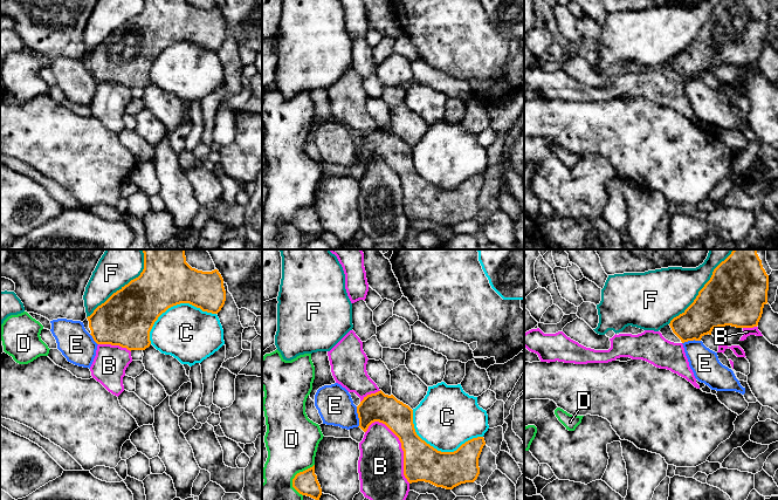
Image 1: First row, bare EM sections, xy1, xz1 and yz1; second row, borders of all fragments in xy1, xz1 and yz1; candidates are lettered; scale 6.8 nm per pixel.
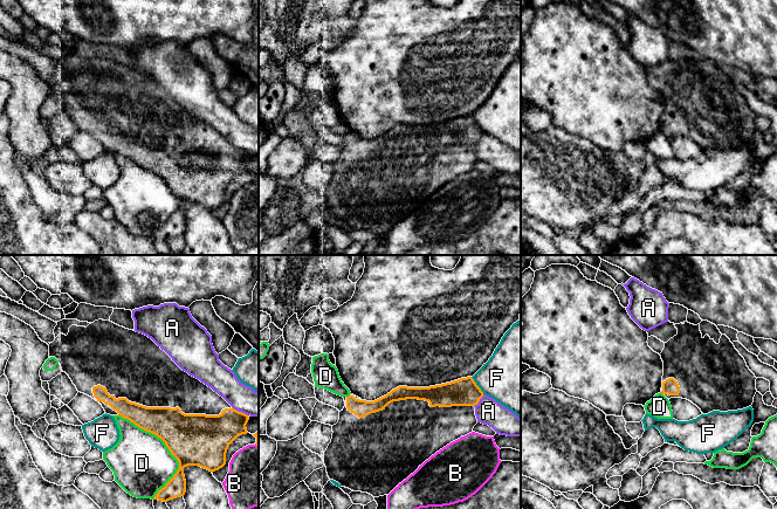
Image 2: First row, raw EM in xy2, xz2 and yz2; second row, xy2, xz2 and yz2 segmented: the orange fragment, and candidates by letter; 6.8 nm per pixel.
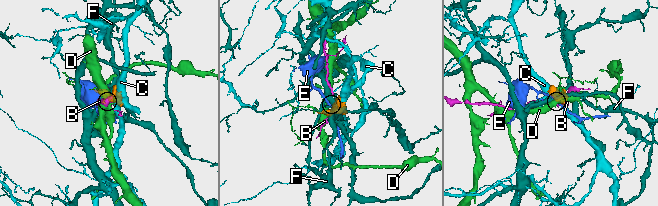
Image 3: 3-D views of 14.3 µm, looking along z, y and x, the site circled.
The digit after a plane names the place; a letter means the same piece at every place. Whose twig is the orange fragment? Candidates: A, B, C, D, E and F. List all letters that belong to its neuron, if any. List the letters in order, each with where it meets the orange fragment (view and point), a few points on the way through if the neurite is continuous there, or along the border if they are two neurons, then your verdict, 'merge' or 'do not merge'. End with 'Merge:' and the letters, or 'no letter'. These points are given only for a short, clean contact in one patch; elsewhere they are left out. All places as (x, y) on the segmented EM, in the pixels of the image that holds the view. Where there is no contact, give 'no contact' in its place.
A: xy2 (240, 412) | do not merge
B: xz1 (401, 447) | do not merge
C: xz1 (436, 450) | do not merge
D: xy2 (167, 447) | do not merge
E: xz1 (358, 417) | along xz1 (356, 406), (358, 426) | do not merge
F: xy1 (125, 285) | do not merge
Merge: no letter

